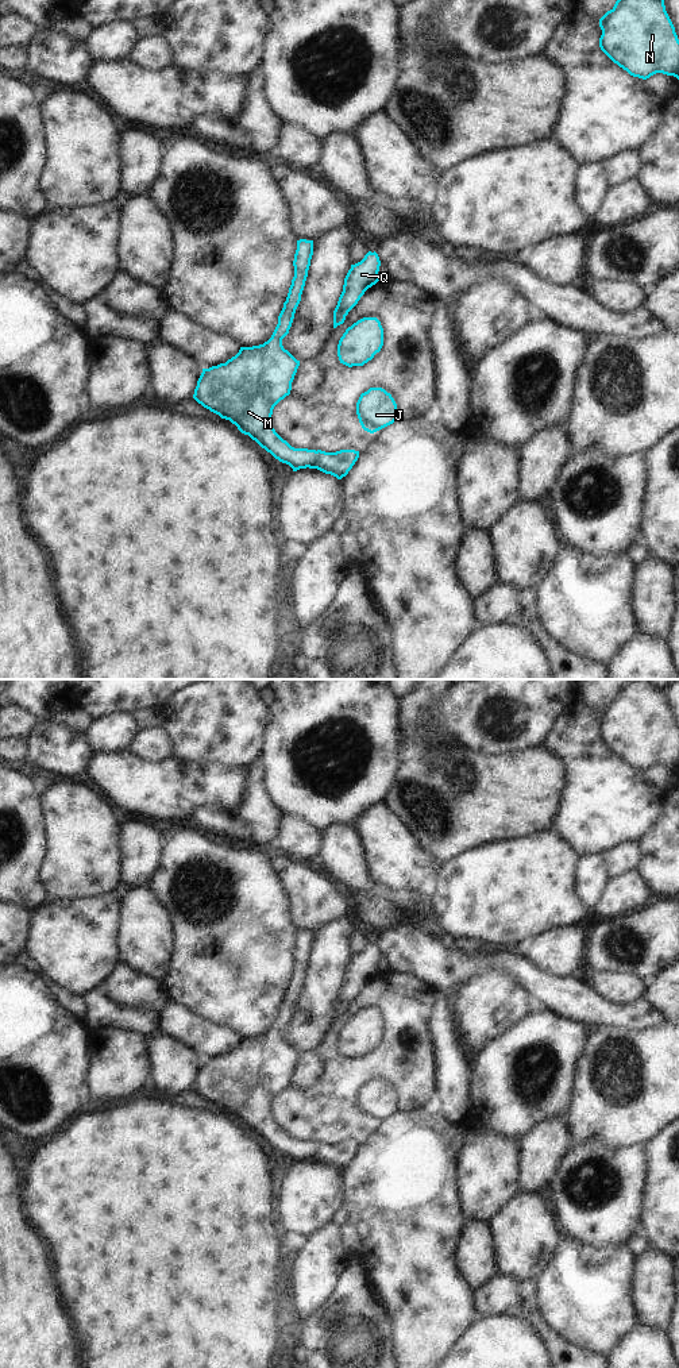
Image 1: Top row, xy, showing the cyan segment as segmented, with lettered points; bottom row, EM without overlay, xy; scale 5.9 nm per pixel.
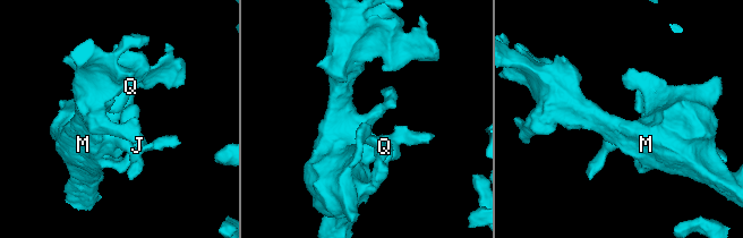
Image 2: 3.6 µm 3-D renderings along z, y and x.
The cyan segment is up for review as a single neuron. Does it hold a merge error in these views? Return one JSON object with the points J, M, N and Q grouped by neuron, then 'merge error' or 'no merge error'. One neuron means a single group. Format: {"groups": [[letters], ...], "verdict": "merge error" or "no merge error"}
{"groups": [["J", "M", "N", "Q"]], "verdict": "no merge error"}

